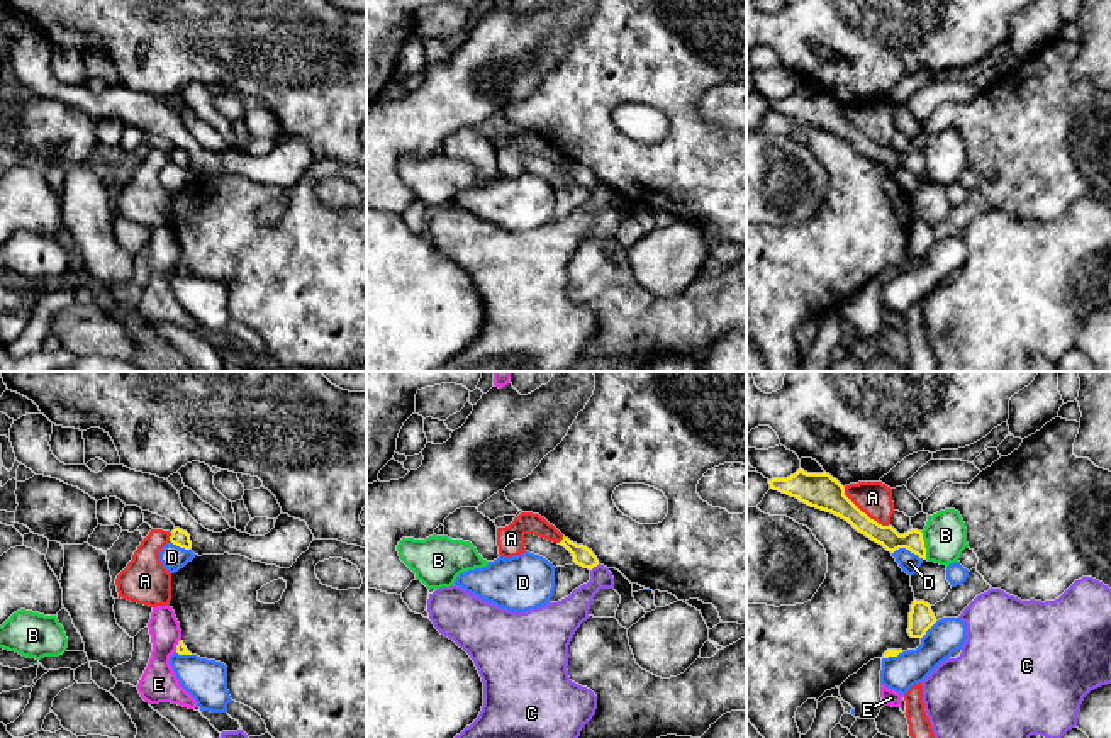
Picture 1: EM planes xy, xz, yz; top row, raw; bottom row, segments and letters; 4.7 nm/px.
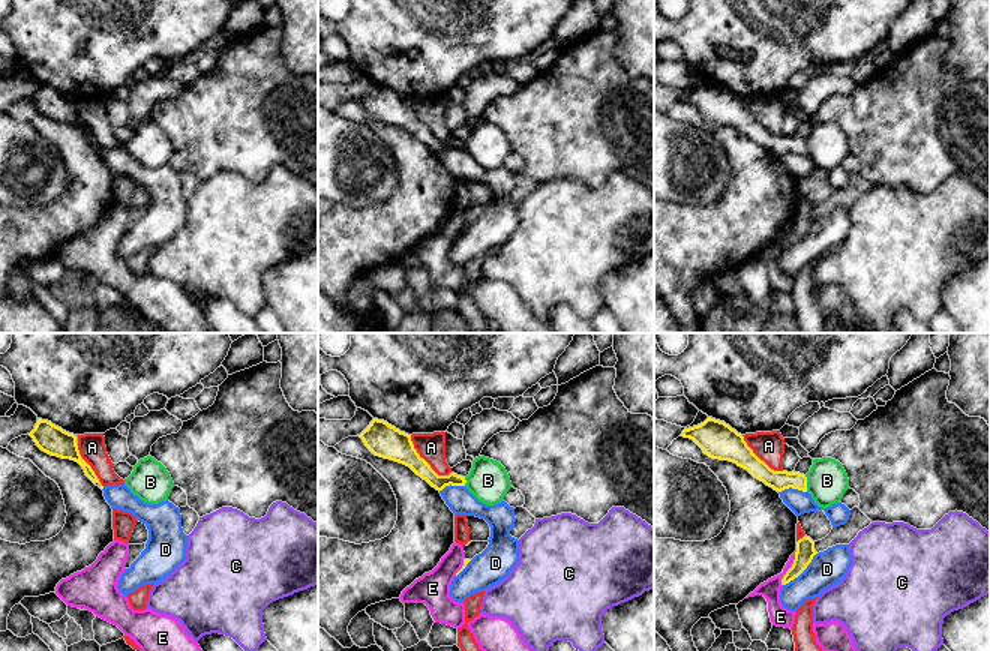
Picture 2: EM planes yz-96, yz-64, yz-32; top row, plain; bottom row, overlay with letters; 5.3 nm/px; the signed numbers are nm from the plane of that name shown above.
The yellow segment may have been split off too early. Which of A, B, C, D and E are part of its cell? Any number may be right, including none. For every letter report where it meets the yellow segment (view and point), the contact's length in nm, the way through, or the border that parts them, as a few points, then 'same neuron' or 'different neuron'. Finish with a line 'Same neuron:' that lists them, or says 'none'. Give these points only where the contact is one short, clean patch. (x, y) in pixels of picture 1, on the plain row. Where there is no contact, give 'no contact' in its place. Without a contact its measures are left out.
A: contact yz (864, 133); length 280 nm; different neuron
B: contact yz (923, 165); length 140 nm; different neuron
C: contact xz (594, 185); length 60 nm; border xz (599, 184), (591, 190); different neuron
D: contact yz (908, 168); length 160 nm; different neuron
E: contact xy (177, 265); length 80 nm; border xy (180, 258), (175, 272); different neuron
Same neuron: none

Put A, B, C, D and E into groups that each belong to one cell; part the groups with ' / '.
A / B / C / D / E

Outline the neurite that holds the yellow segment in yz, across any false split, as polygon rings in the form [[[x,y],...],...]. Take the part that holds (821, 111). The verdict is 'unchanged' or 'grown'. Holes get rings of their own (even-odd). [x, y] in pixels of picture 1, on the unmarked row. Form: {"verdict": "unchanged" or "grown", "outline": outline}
{"verdict": "unchanged", "outline": [[[799,88],[787,98],[768,100],[770,109],[799,119],[801,122],[831,132],[848,141],[858,153],[882,165],[894,173],[906,168],[919,178],[926,180],[923,153],[911,149],[899,154],[892,146],[882,146],[862,132],[846,115],[845,107],[829,93],[807,93]]]}

